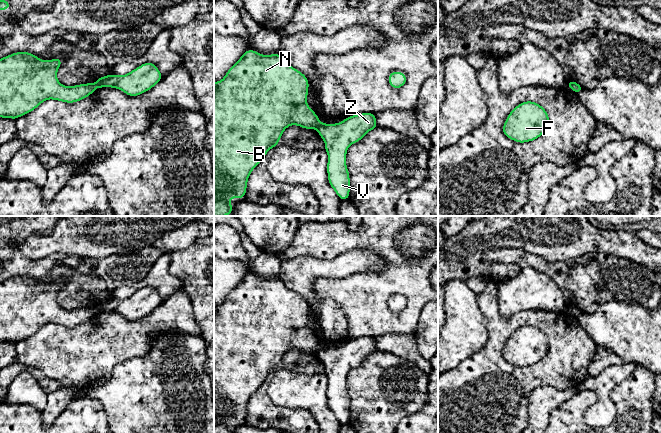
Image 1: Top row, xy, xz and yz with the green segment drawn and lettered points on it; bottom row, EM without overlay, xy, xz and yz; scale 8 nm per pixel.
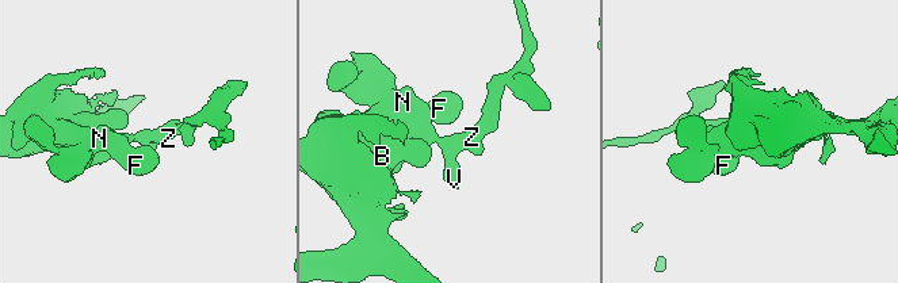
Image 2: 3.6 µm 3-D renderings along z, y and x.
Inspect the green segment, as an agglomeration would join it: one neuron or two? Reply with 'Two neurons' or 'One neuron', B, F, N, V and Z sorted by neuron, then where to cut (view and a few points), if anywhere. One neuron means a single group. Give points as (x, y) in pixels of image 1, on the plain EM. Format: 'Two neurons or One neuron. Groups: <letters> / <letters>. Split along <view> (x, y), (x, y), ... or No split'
Two neurons. Groups: B F N / V Z. Split along xz (320, 347), (316, 352)

